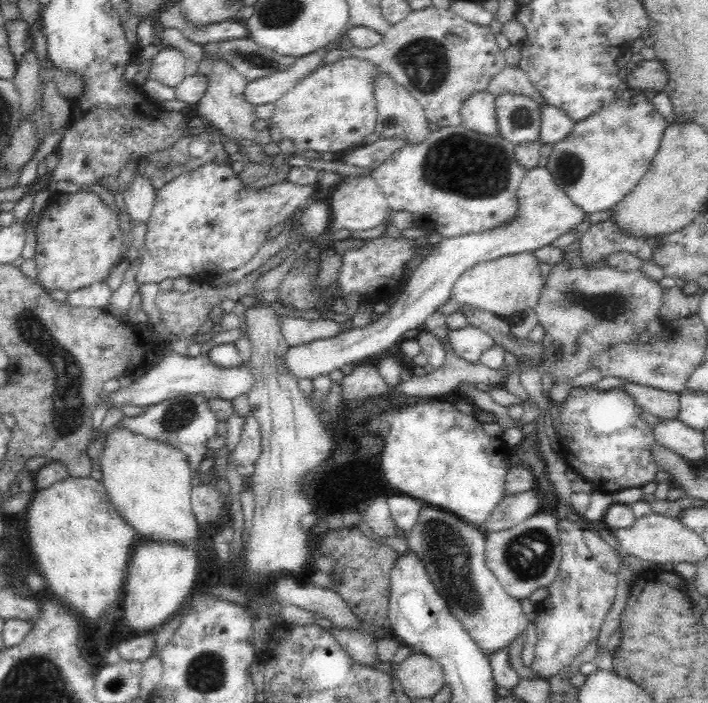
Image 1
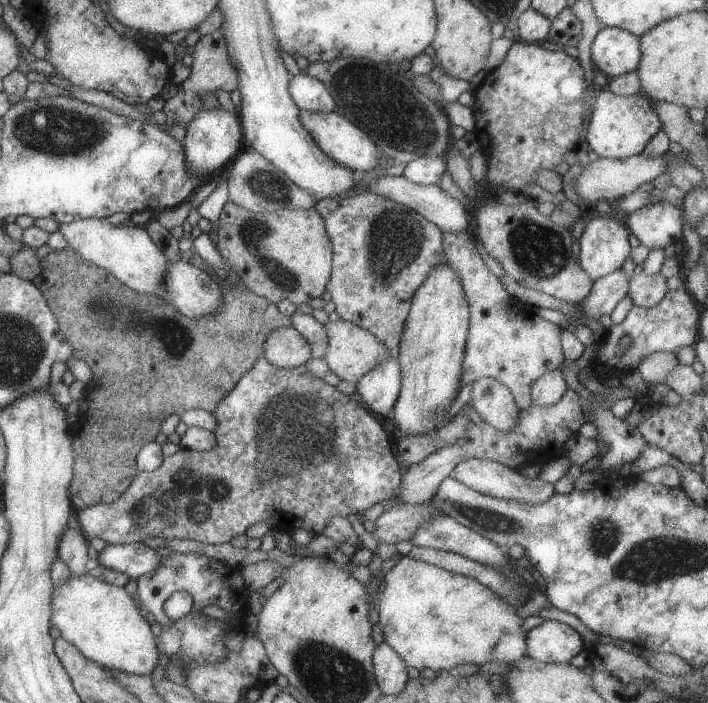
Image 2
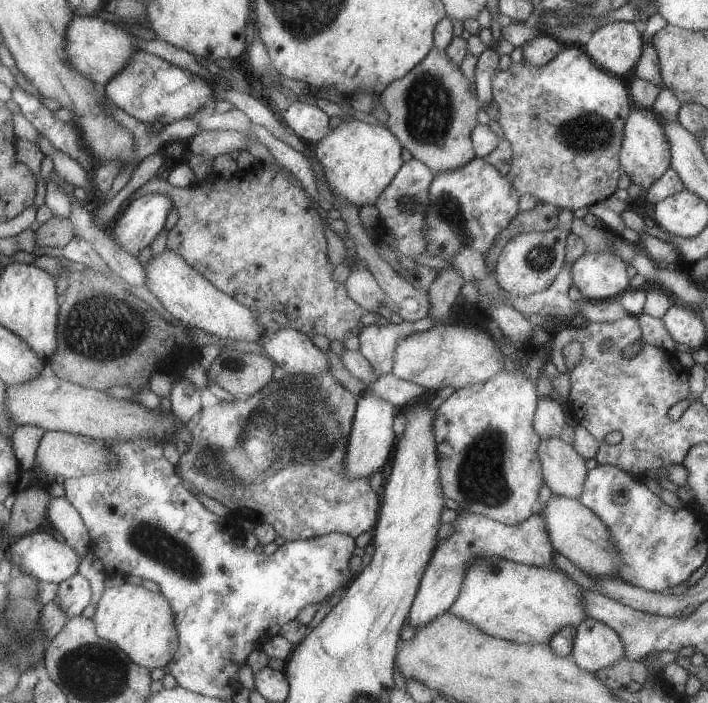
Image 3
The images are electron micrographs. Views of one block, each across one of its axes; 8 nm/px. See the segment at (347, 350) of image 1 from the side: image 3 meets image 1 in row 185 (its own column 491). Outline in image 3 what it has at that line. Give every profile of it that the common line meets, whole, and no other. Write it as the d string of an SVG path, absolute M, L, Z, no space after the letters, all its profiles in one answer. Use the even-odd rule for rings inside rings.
M456 509L456 518L451 523L453 534L437 544L419 582L408 617L409 625L419 629L445 613L459 595L466 566L476 557L497 556L513 563L529 567L551 567L554 555L545 529L543 516L533 513L517 525L503 525L489 518Z

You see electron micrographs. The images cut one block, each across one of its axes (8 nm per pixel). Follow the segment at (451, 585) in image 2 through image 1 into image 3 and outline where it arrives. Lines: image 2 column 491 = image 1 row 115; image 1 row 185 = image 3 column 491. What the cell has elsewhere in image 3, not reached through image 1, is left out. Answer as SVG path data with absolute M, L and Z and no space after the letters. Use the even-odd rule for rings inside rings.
M484 555L483 557L476 557L471 561L464 571L464 576L462 579L462 586L457 596L457 599L451 604L451 607L448 609L448 612L457 619L463 620L468 624L471 624L475 629L478 629L482 634L499 638L508 642L513 642L516 644L528 643L547 643L549 638L553 637L553 634L556 634L562 627L573 626L576 628L586 617L584 611L581 607L582 597L580 592L583 589L579 587L573 580L567 578L565 574L559 569L556 569L553 564L551 567L529 567L520 563L513 563L512 561L504 560L503 558L497 556L488 556Z

